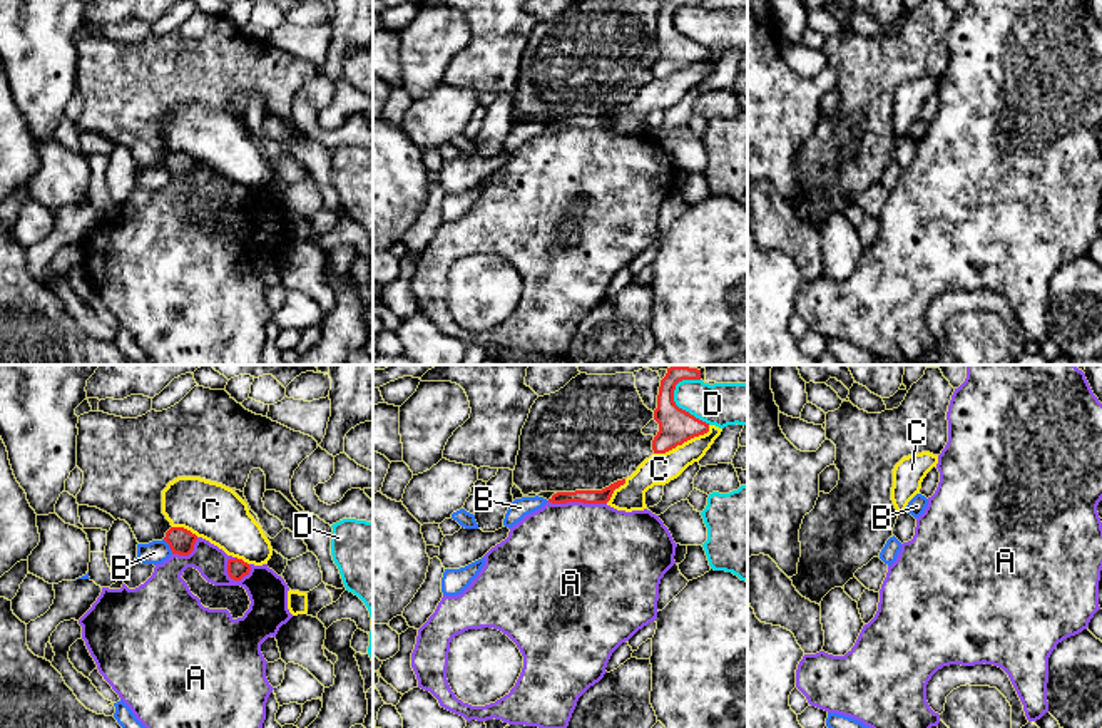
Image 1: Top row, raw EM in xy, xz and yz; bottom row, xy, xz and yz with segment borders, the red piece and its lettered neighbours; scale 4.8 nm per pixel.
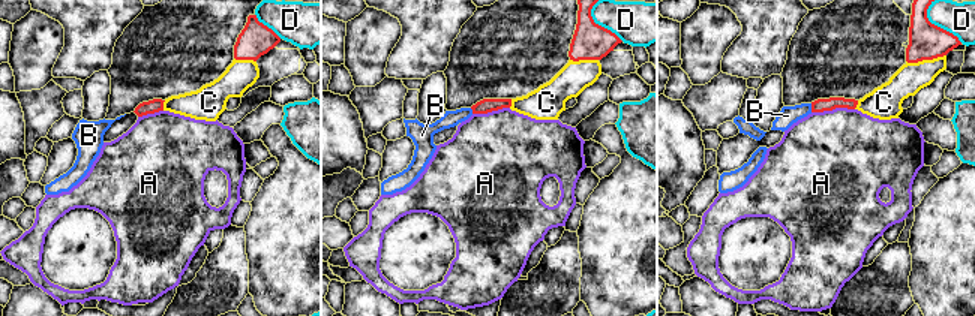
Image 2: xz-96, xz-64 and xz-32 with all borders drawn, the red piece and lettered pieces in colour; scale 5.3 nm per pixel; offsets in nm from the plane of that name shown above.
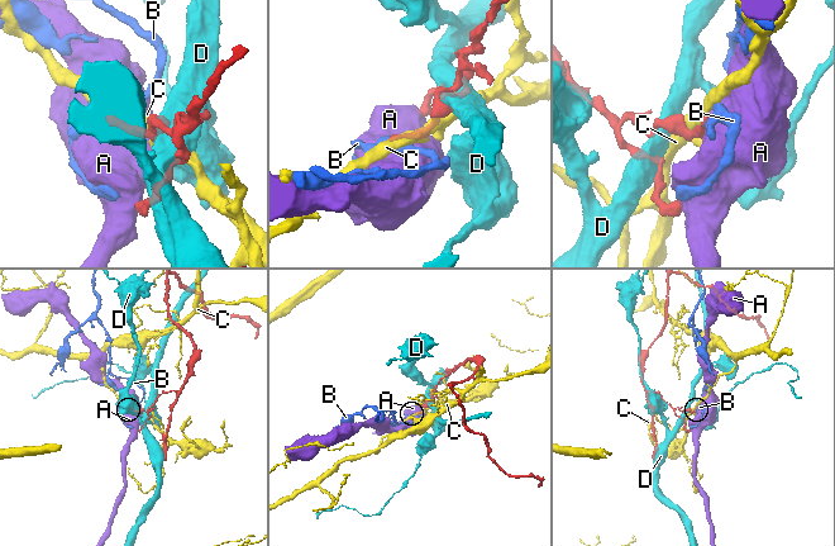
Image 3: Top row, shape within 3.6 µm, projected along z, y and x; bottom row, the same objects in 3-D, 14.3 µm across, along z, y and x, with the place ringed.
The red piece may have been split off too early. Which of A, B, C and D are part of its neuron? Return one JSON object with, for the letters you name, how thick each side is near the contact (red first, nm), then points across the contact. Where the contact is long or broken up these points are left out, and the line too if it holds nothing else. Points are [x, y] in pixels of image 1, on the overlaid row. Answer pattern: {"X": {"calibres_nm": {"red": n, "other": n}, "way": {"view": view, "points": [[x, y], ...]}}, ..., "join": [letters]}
{"join": []}

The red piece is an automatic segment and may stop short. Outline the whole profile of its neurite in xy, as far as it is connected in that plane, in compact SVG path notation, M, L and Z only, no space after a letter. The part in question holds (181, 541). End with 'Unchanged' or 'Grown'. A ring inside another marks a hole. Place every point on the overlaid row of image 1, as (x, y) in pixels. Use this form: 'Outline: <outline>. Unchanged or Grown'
Outline: M171 527L164 541L169 544L172 554L189 556L194 551L197 536L184 527Z. Unchanged

